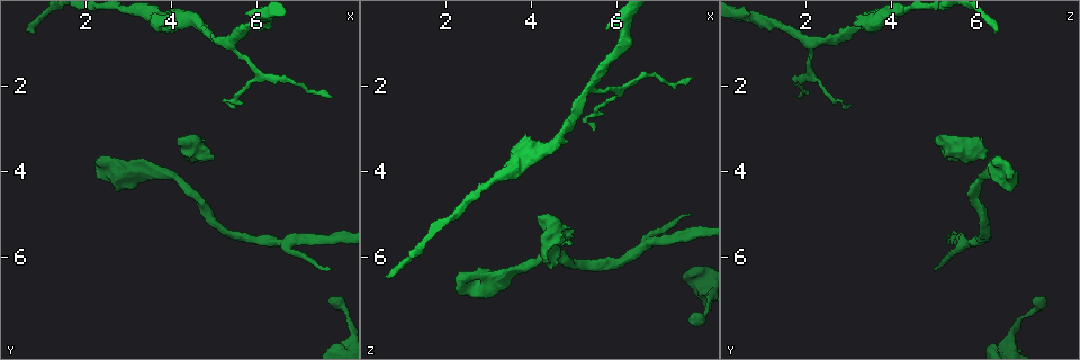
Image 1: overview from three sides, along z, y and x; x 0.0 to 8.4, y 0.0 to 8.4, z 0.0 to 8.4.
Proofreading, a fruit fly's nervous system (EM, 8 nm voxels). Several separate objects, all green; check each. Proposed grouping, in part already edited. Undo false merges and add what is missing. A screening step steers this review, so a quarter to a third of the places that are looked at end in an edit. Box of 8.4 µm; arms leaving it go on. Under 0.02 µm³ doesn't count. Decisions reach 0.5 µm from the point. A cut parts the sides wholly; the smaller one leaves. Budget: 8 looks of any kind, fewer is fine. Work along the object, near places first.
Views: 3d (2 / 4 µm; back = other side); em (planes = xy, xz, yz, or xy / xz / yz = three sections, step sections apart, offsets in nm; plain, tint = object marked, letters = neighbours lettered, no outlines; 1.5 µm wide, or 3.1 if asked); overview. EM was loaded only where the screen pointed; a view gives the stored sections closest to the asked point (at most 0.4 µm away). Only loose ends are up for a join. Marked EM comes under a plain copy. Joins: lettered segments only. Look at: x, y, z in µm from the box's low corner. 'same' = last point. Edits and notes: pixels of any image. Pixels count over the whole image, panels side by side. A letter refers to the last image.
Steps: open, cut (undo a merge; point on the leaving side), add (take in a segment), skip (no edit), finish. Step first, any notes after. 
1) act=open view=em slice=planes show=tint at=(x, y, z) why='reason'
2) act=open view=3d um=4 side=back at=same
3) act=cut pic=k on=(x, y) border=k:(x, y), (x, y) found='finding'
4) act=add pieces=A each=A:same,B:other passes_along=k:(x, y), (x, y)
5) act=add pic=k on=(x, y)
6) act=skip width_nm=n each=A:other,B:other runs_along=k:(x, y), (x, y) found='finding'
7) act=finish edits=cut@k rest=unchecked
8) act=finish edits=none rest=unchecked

act=open view=3d um=2 at=(2.45, 3.70, 6.40) why='an open end'

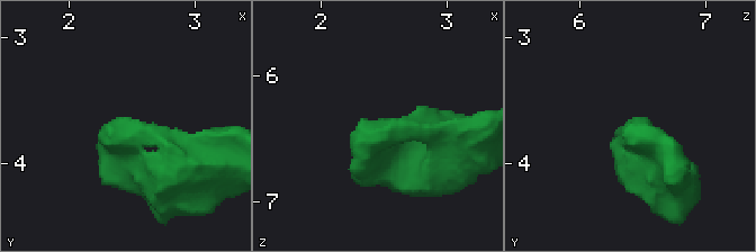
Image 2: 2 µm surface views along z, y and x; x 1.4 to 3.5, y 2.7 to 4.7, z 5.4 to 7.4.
act=open view=em slice=planes show=letters at=(2.46, 3.72, 6.36) why='shape alone is not enough'

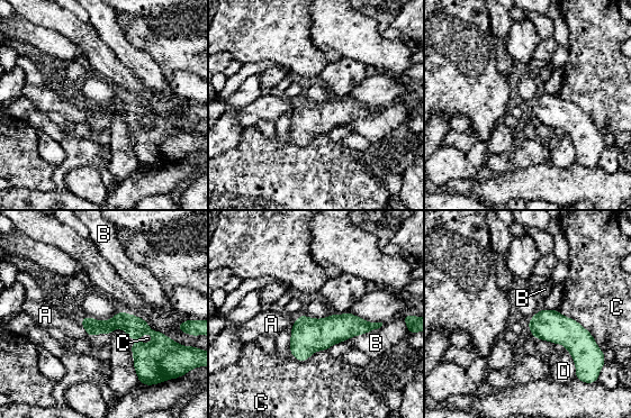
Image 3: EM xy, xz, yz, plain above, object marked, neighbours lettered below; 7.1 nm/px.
act=skip each=A:other,B:other,C:other,D:other runs_along=3:(83, 319), (131, 324), (167, 342) found='no lettered segment goes on from it'

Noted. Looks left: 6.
act=open view=3d um=4 at=(7.75, 7.00, 7.55) why='branch stops here'

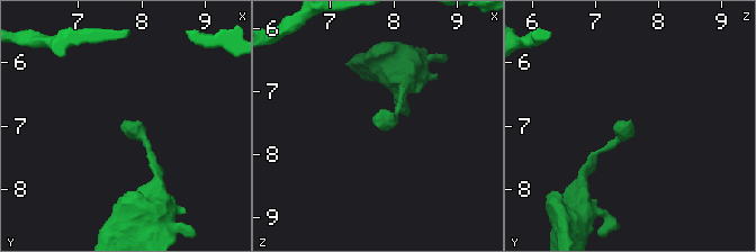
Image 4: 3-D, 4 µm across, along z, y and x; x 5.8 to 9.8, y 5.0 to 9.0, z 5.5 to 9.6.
act=open view=em slice=planes show=letters at=(7.75, 7.00, 7.55)

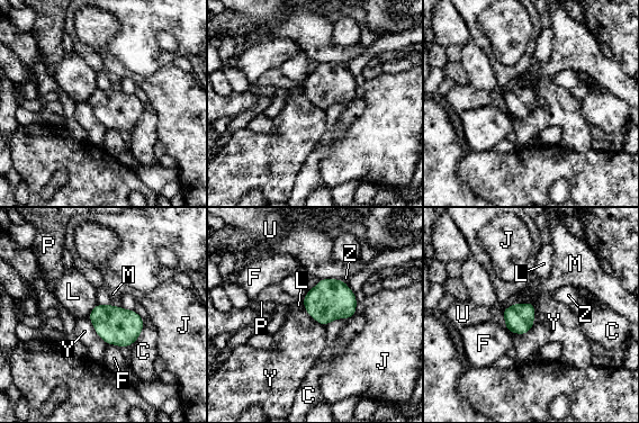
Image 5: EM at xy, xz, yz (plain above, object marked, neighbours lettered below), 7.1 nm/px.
act=skip longest_contact=Y:280nm each=C:other,F:other,J:other,L:other,M:other,P:other,U:other,Y:other,Z:other border=5:(534, 302), (532, 326), (511, 333) found='no lettered segment goes on from it'

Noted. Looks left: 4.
act=open view=em slice=planes show=letters at=(0.80, 0.75, 6.45) why='end of a long branch'

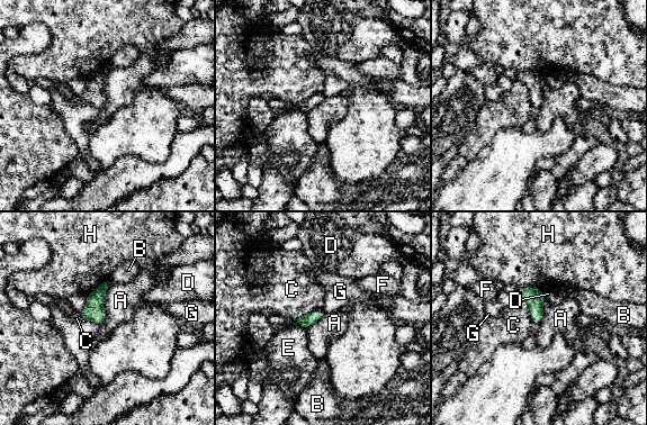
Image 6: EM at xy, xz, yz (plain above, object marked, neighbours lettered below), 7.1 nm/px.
act=skip longest_contact=A:300nm each=A:other,B:other,C:other,D:other,E:other,F:other,G:other,H:other border=6:(109, 286), (99, 325) found='none of them fits'

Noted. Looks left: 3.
act=finish edits=none rest=unchecked

